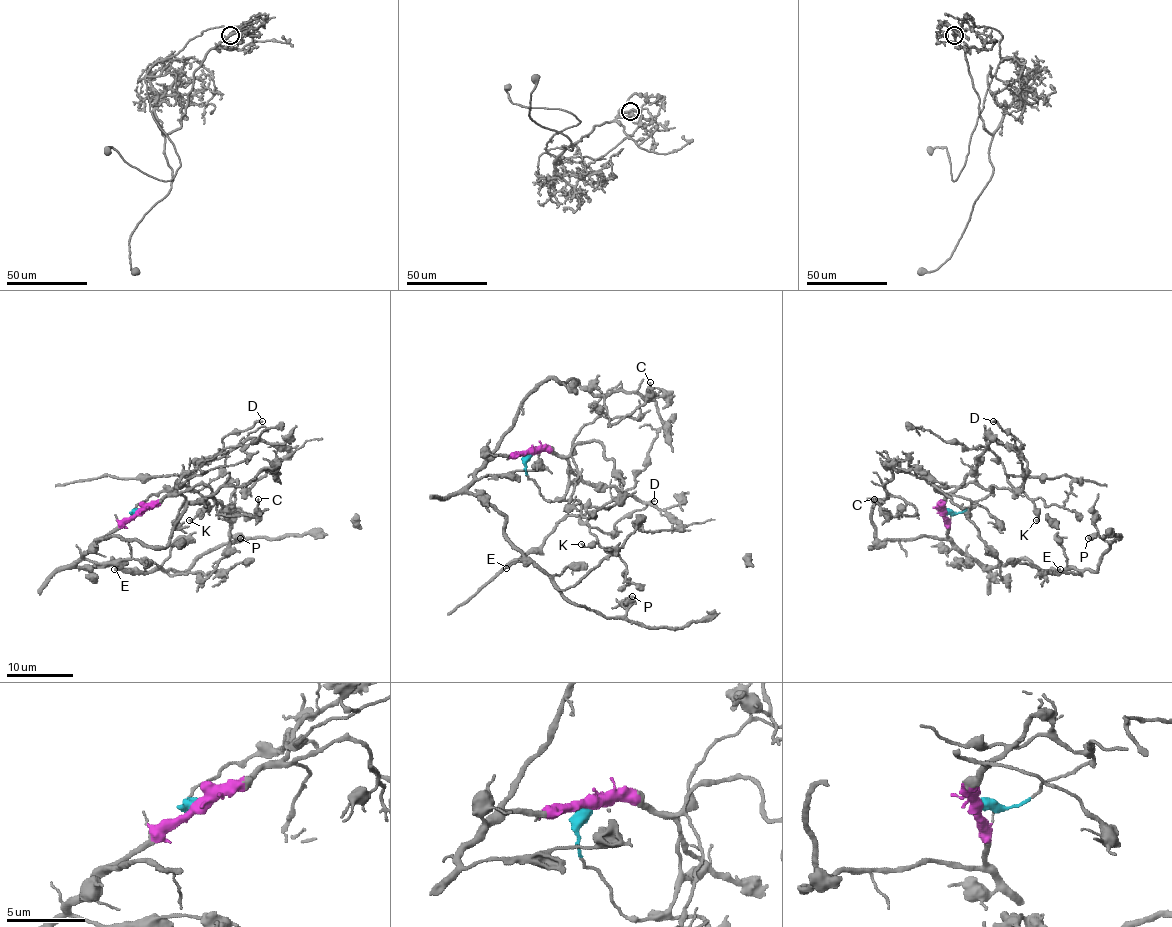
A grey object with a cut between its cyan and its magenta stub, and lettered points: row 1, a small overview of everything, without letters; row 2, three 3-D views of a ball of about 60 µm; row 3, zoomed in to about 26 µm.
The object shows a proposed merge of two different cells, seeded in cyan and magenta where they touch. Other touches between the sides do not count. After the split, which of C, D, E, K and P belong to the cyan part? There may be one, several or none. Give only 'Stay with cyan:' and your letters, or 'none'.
Stay with cyan: D, K

